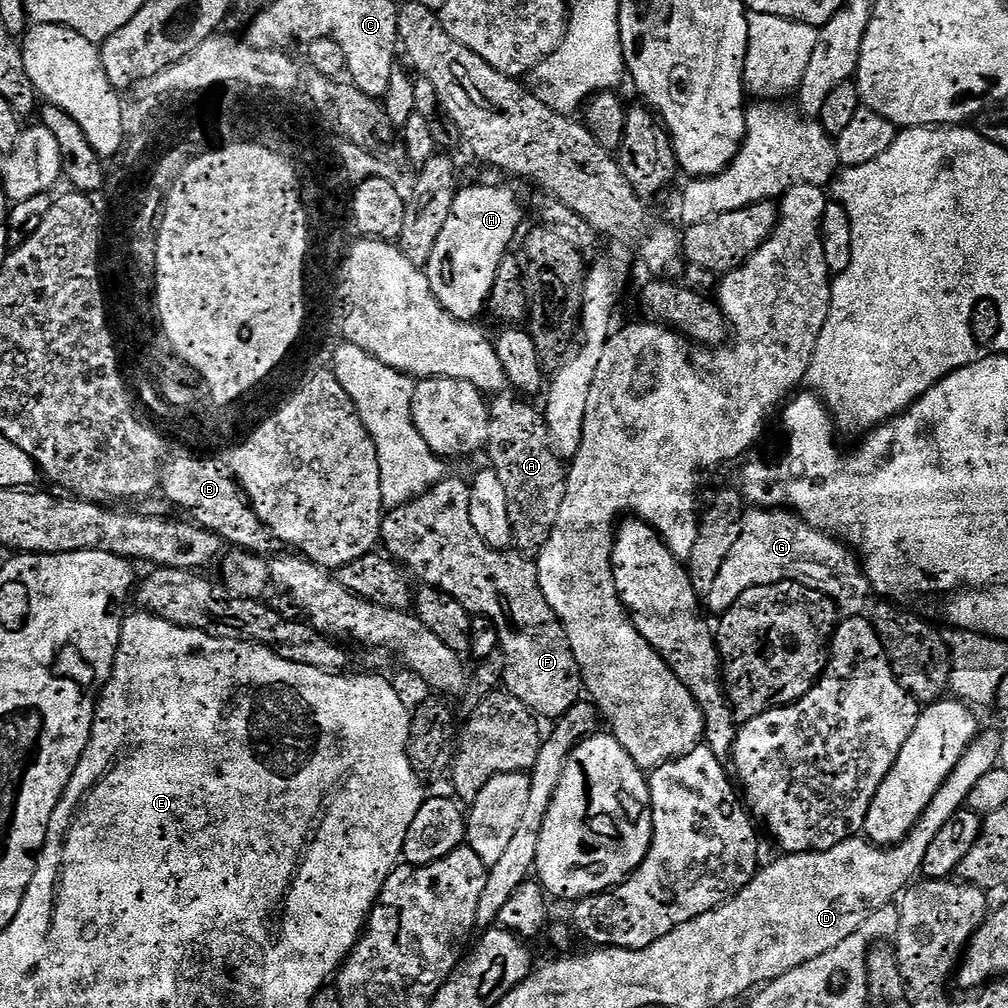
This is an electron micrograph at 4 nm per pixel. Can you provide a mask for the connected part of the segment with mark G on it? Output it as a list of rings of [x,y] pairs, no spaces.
[[[752,506],[742,518],[734,550],[730,550],[726,562],[722,562],[722,570],[718,570],[718,578],[714,578],[714,586],[710,586],[707,611],[723,614],[746,590],[783,580],[793,580],[830,598],[844,618],[861,615],[870,604],[870,589],[861,561],[847,543],[810,526],[791,510]]]

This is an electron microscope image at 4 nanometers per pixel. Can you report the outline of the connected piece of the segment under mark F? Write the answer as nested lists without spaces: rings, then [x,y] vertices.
[[[445,478],[439,480],[429,492],[424,492],[420,496],[415,496],[408,504],[401,504],[393,507],[391,510],[385,511],[384,518],[380,522],[380,544],[383,551],[387,553],[396,564],[403,566],[409,573],[413,572],[421,581],[421,585],[435,589],[439,593],[449,595],[450,598],[456,599],[461,603],[462,607],[468,611],[472,616],[484,616],[496,628],[496,633],[500,639],[499,651],[504,653],[504,683],[503,687],[514,698],[518,698],[527,706],[532,713],[537,717],[543,718],[545,716],[548,722],[555,722],[559,720],[562,714],[566,714],[566,710],[570,710],[570,706],[581,703],[582,700],[582,677],[580,668],[576,665],[574,658],[574,650],[568,641],[568,635],[558,617],[554,614],[554,610],[550,610],[550,602],[546,602],[546,594],[542,594],[542,586],[538,582],[538,570],[535,563],[527,555],[521,554],[515,550],[501,550],[499,548],[492,548],[482,538],[478,538],[478,534],[474,530],[474,526],[470,522],[470,484],[465,480],[451,480]]]

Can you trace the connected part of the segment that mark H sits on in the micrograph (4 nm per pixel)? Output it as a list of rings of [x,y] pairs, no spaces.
[[[472,184],[469,188],[461,187],[454,198],[454,206],[450,206],[450,218],[446,218],[446,226],[442,226],[442,234],[438,234],[438,242],[434,242],[434,254],[430,254],[426,271],[430,290],[434,290],[434,298],[456,320],[472,322],[484,308],[488,295],[497,287],[496,271],[500,269],[504,257],[509,255],[512,239],[520,228],[520,219],[524,212],[520,209],[520,200],[512,188],[504,184]]]

